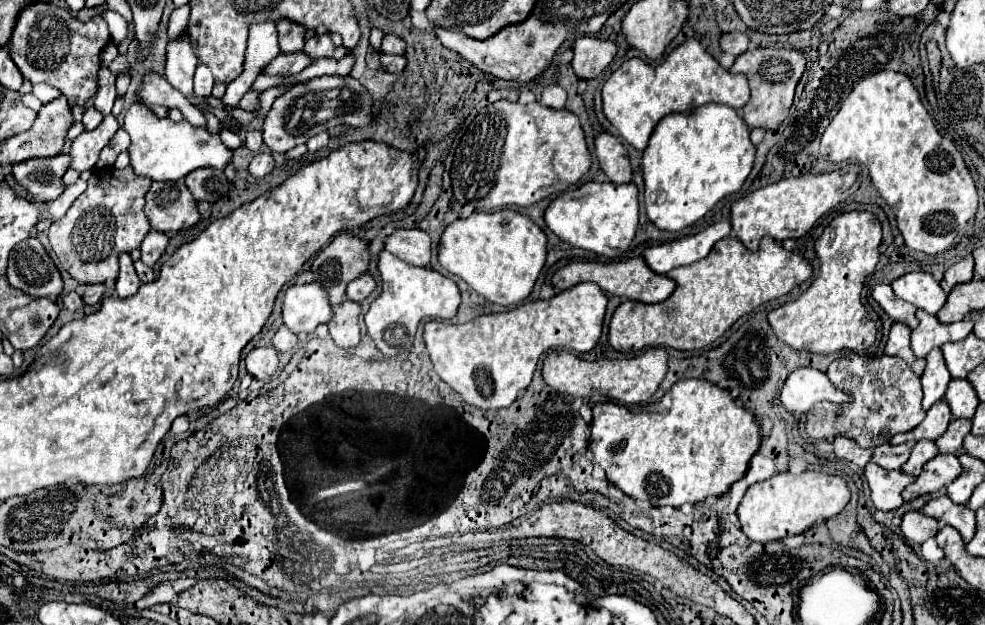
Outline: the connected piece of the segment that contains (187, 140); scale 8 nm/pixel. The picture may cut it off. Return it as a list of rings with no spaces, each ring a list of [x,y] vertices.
[[[143,105],[129,107],[123,129],[131,137],[129,155],[133,171],[153,181],[177,181],[199,167],[215,167],[223,171],[233,159],[233,151],[225,147],[219,133],[209,133],[207,127],[193,127],[189,121],[177,123],[171,119],[159,119]]]

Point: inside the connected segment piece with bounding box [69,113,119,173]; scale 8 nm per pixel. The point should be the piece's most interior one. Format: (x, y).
(85, 149)

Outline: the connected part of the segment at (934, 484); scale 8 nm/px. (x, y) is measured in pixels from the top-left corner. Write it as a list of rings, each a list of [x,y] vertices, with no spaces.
[[[937,455],[923,465],[923,473],[915,479],[913,485],[903,489],[903,499],[913,501],[919,495],[935,493],[941,487],[947,487],[961,473],[961,465],[953,455]]]

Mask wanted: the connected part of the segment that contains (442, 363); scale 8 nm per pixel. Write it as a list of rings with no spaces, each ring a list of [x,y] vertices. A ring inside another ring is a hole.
[[[579,283],[551,299],[529,301],[503,313],[475,317],[463,325],[439,321],[425,323],[425,345],[437,375],[461,395],[461,399],[479,409],[509,407],[521,389],[531,383],[537,361],[543,351],[553,347],[591,351],[603,329],[607,297],[593,283]]]

